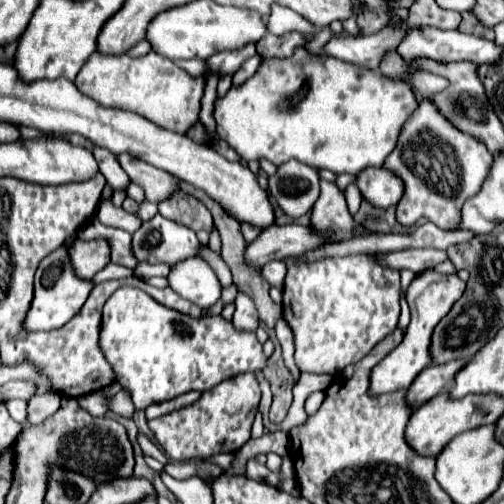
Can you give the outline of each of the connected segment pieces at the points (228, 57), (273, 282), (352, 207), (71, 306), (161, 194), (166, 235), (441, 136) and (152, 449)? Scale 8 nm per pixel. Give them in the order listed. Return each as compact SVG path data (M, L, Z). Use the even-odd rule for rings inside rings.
M249 45L249 47L243 47L241 51L221 51L213 57L209 57L205 63L207 63L207 71L209 73L215 73L217 77L223 77L223 75L235 75L235 71L241 69L241 65L251 59L255 55L255 45Z
M273 261L273 263L267 263L265 267L261 267L261 275L269 281L271 287L277 287L277 289L283 289L285 271L287 271L287 265L281 261Z
M351 183L345 191L345 199L347 199L347 205L349 205L349 211L355 215L357 209L359 209L359 203L361 203L361 193L357 191L357 187Z
M63 245L61 249L53 251L39 263L39 269L35 273L35 293L33 293L33 301L27 311L23 329L25 331L49 331L49 329L57 329L65 325L83 307L91 289L93 289L91 281L79 279L73 273L67 247Z
M121 153L119 163L125 169L125 173L129 175L129 179L133 183L137 183L139 187L143 187L145 197L151 203L167 201L181 187L181 181L177 177L173 177L173 175L169 175L169 173L165 173L165 171L129 155L129 153Z
M161 215L145 221L133 233L133 255L145 263L177 263L181 259L197 255L197 237L189 227L177 225Z
M421 101L419 109L411 115L409 123L405 123L405 127L399 135L397 147L385 159L383 167L389 169L391 173L395 173L397 177L401 177L403 185L405 185L405 193L403 193L401 201L397 203L397 221L401 225L411 227L419 219L425 217L425 219L433 221L437 227L453 231L461 223L461 209L463 209L465 201L471 199L473 195L477 195L477 191L481 191L483 183L487 181L489 171L493 167L493 153L477 137L459 131L447 117L441 115L437 105L433 105L429 101Z
M139 433L137 437L139 437L139 445L141 445L141 449L143 449L147 455L153 455L153 457L155 457L155 459L159 459L161 463L169 463L169 459L161 453L161 449L157 447L157 443L155 443L155 441L151 441L151 439L149 439L149 437L145 437L143 433Z

